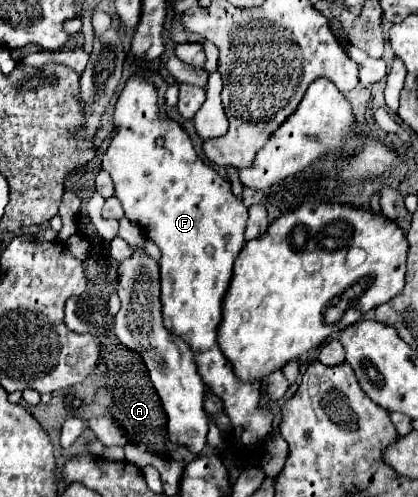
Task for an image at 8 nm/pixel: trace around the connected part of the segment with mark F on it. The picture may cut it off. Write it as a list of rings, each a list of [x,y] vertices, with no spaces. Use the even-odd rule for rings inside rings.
[[[130,77],[126,83],[114,111],[116,121],[116,135],[108,147],[108,151],[102,157],[102,167],[110,171],[116,197],[122,203],[124,215],[128,219],[134,219],[144,229],[146,237],[156,243],[162,251],[162,257],[158,261],[160,265],[160,301],[162,301],[162,319],[164,327],[182,337],[194,353],[196,369],[202,377],[202,381],[212,389],[216,397],[222,399],[224,411],[232,421],[232,439],[234,443],[244,449],[246,453],[262,455],[262,447],[266,437],[272,433],[272,421],[274,415],[270,411],[270,405],[262,405],[262,383],[254,381],[242,381],[234,375],[232,363],[224,357],[224,353],[218,347],[218,325],[222,321],[222,299],[224,293],[230,287],[232,279],[232,267],[234,259],[238,257],[240,249],[244,247],[244,227],[246,227],[246,213],[248,209],[240,199],[232,195],[228,179],[218,175],[212,167],[204,165],[202,159],[196,155],[190,137],[186,131],[170,119],[160,119],[158,115],[158,103],[156,103],[156,87],[142,79],[142,77]],[[164,137],[164,145],[156,145],[156,139]]]

